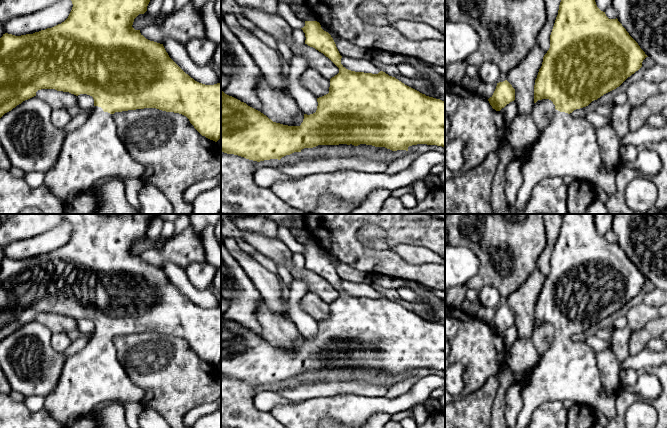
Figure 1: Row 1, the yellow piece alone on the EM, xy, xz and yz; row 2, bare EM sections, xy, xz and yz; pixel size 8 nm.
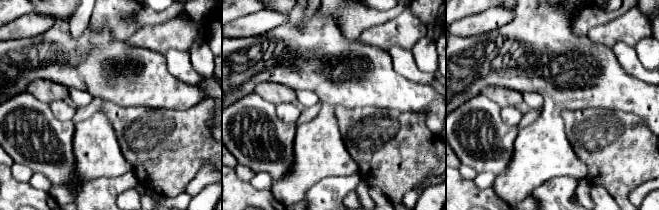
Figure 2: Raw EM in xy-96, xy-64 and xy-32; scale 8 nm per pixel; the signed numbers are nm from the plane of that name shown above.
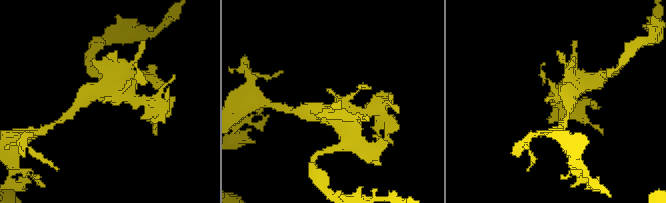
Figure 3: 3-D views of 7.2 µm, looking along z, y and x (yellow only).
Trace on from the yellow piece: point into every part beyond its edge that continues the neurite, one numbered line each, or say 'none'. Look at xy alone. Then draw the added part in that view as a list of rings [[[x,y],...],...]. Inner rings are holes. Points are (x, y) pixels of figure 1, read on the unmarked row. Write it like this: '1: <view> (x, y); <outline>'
1: xy (93, 375); [[[94,330],[85,347],[65,362],[56,387],[45,396],[44,408],[66,428],[101,402],[116,400],[141,403],[145,391],[127,375],[116,356],[113,338]]]

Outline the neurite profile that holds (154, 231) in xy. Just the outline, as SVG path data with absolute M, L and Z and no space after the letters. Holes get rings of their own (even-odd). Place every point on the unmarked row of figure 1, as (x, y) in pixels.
M156 217L150 224L148 230L147 230L147 236L152 240L153 242L153 248L155 249L161 249L164 245L164 243L161 241L161 230L163 227L164 221L160 218Z

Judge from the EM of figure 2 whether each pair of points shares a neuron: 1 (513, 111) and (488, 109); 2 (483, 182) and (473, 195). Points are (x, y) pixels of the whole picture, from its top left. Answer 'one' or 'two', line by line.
1: two
2: two

